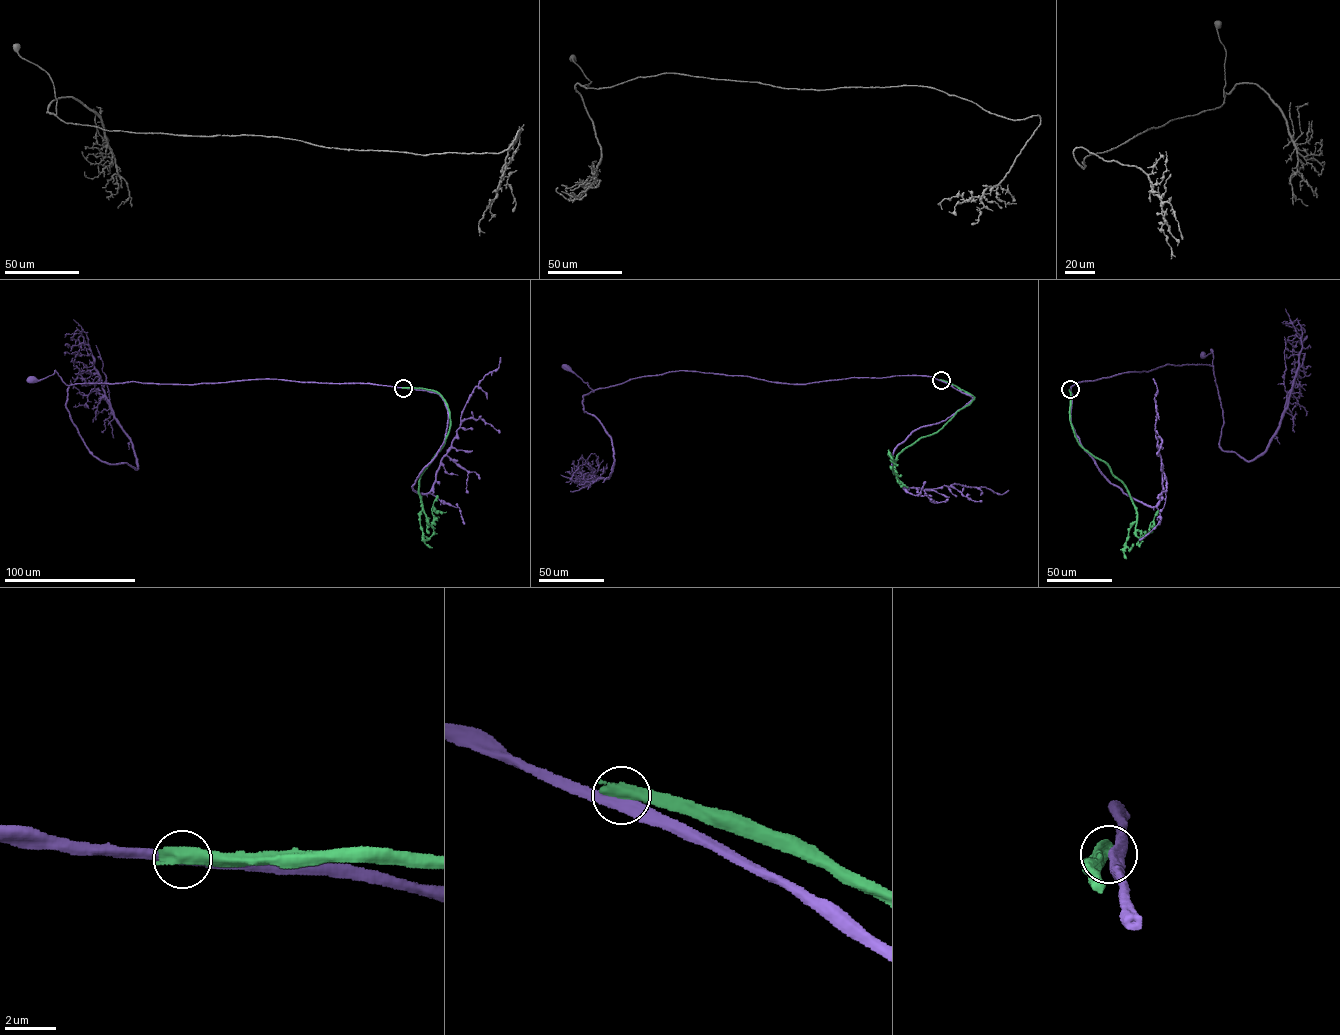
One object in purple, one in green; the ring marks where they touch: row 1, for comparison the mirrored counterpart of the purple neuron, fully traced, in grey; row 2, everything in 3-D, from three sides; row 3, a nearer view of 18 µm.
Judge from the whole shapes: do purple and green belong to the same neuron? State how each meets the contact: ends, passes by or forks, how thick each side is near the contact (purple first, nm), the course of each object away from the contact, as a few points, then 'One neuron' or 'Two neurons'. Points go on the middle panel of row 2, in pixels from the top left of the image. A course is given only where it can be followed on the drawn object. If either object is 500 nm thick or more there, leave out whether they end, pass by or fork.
Thickness 400 nm (purple) against 650 nm. Course of purple: (941, 380), (903, 375), (796, 384), (677, 370), (630, 379), (593, 391), (566, 367). Course of green: (941, 380), (969, 393), (973, 399), (941, 428), (920, 437), (898, 454), (893, 462), (896, 479), (908, 487). Two neurons

